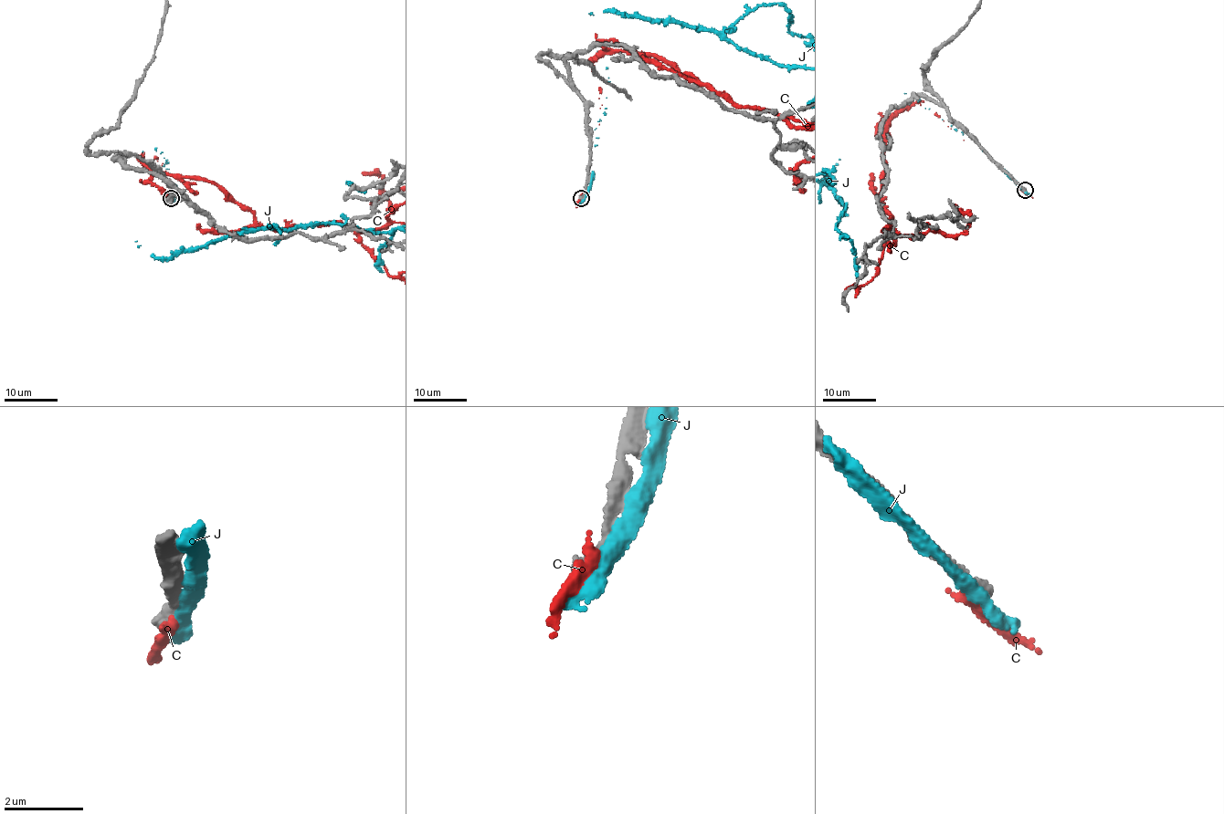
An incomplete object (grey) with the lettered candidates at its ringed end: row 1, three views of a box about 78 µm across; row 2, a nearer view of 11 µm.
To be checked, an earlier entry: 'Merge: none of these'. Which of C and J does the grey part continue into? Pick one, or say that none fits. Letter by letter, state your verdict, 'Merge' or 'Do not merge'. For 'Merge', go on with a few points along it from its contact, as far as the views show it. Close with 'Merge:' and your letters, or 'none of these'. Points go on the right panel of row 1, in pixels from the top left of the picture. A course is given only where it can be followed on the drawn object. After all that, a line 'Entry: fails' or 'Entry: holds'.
C: Do not merge
J: Do not merge
Merge: none of these
Entry: holds

